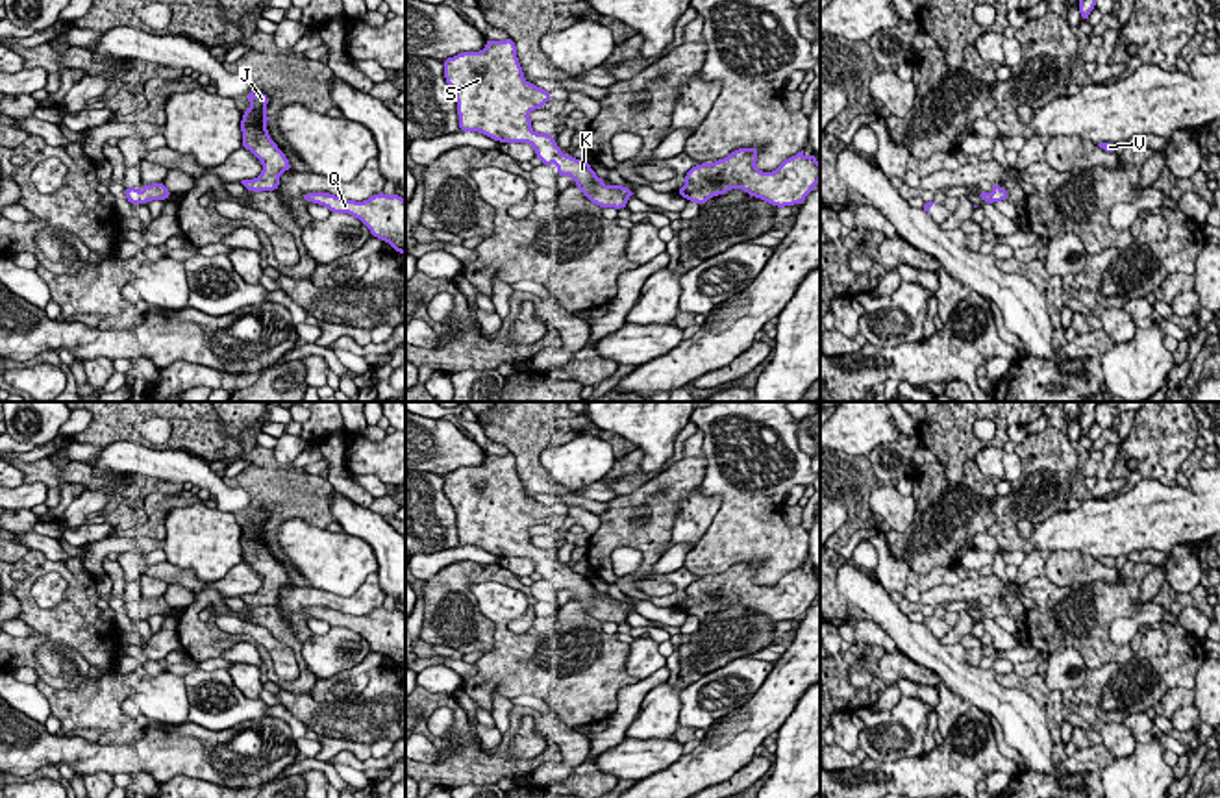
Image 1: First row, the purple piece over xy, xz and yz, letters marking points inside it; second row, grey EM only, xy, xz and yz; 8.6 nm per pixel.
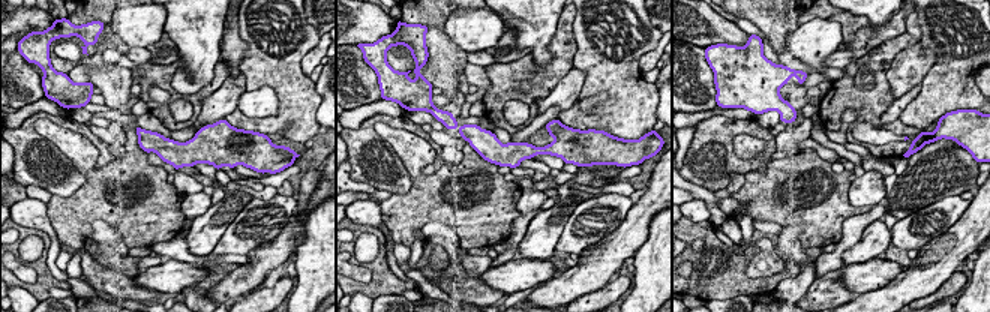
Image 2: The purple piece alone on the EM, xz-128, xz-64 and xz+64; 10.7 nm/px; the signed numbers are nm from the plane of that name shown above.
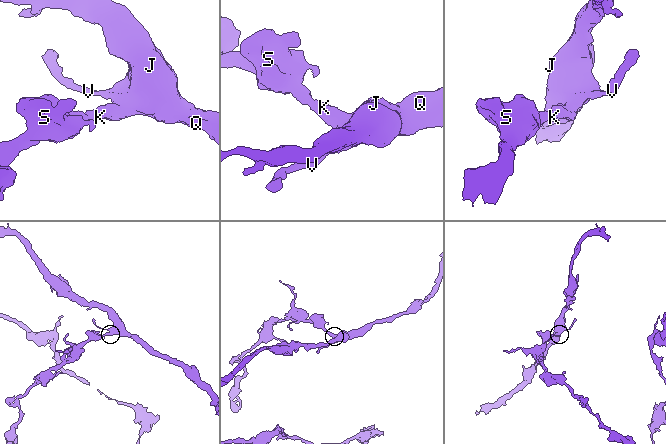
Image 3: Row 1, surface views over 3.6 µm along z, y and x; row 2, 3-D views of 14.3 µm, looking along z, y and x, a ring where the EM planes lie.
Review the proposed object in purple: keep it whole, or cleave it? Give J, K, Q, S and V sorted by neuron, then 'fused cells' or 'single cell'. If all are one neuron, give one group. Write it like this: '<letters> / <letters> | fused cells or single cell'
J K Q S V | single cell

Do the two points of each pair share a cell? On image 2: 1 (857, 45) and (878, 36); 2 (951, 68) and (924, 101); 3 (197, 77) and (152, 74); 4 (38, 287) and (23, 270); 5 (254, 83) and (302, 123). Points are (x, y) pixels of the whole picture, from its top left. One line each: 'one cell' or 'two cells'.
1: one cell
2: one cell
3: two cells
4: two cells
5: one cell

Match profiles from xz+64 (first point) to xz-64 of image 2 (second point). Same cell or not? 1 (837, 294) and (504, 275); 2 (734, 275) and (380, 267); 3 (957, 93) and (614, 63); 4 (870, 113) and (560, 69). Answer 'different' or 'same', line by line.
1: different
2: same
3: same
4: same

